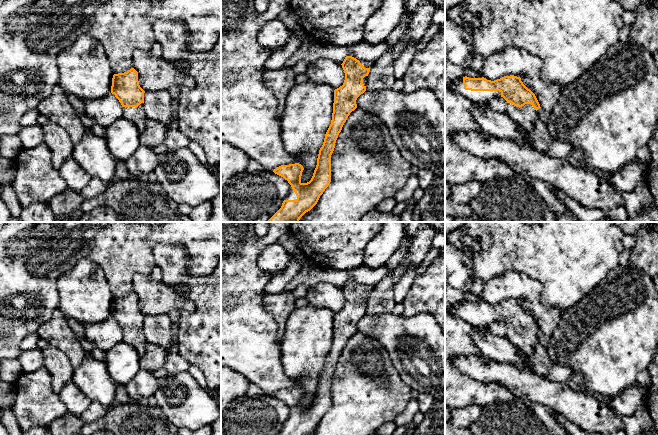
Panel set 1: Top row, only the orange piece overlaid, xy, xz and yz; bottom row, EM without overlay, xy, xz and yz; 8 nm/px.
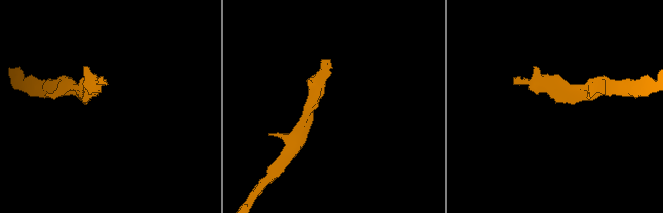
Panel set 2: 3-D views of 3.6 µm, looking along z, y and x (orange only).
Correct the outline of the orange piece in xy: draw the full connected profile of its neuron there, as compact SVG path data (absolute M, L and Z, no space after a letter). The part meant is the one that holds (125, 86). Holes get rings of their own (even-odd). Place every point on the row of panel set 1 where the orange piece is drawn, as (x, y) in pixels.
M131 68L127 72L114 74L111 93L119 100L123 118L132 122L140 131L145 131L148 118L144 112L144 93L138 81L138 72Z

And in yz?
M510 75L491 81L484 77L465 76L453 80L451 88L472 101L488 101L503 97L508 103L509 118L525 132L530 131L538 120L536 111L541 108L540 104L520 77Z

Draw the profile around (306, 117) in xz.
M307 80L295 84L289 90L286 104L281 111L281 139L285 150L297 157L297 163L304 168L301 183L311 180L317 165L319 150L325 134L331 124L334 103L334 89L326 84L317 84Z

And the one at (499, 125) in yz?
M488 103L474 107L472 115L480 127L491 136L533 149L527 139L527 132L523 131L507 114L493 111Z

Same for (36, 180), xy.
M44 142L33 148L23 148L15 157L14 163L16 176L11 184L22 207L36 202L49 204L54 196L67 188L59 171L52 166L52 152Z

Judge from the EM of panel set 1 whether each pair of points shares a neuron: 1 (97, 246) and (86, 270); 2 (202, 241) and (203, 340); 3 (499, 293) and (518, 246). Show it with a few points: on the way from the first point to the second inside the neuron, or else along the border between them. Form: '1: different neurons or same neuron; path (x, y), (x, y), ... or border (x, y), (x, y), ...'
1: different neurons; border (69, 269), (80, 259), (89, 258), (106, 276)
2: different neurons; border (186, 258), (186, 270), (190, 274), (210, 274)
3: different neurons; border (530, 278), (517, 271), (503, 271), (486, 280)

